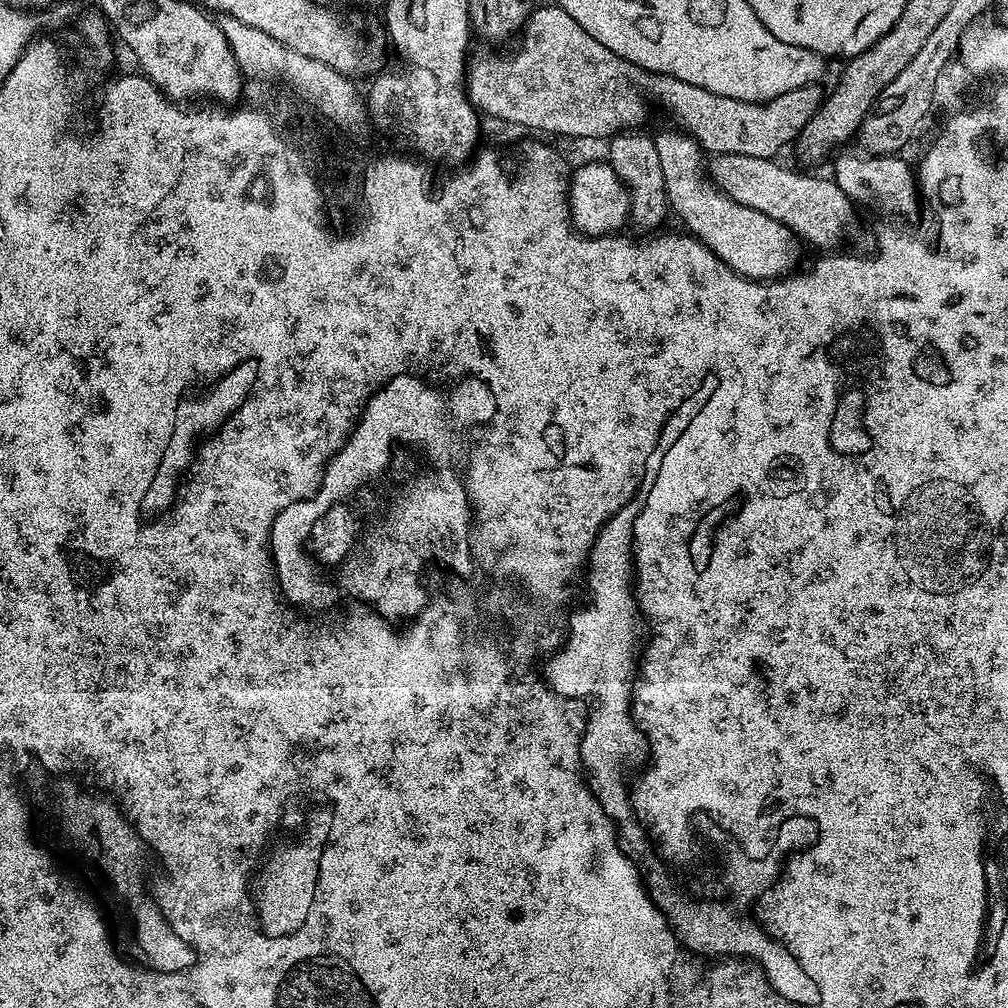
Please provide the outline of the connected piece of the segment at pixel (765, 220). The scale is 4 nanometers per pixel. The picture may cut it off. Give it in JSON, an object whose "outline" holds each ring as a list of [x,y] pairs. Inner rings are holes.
{"outline":[[[683,130],[655,133],[658,166],[664,175],[668,207],[681,220],[683,227],[704,243],[730,270],[747,280],[771,280],[787,276],[800,260],[802,241],[782,222],[734,202],[712,183],[706,171],[706,153],[693,136]]]}

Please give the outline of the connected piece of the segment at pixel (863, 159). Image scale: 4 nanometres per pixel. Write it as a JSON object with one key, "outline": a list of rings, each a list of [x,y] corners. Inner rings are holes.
{"outline":[[[856,150],[840,153],[832,166],[832,179],[853,202],[874,202],[886,212],[898,216],[912,216],[918,210],[918,180],[915,171],[904,160],[905,157],[879,153],[866,156]]]}

